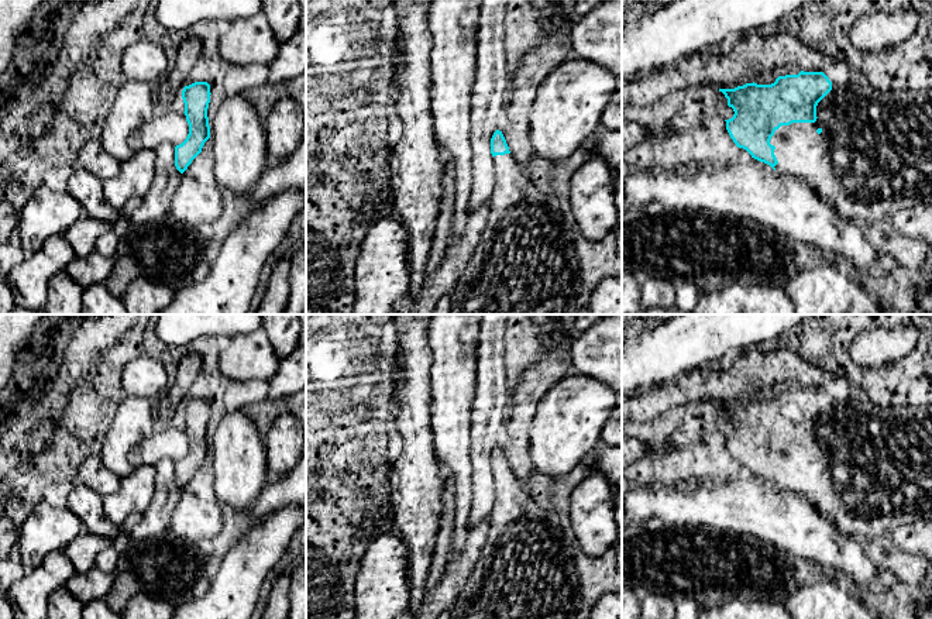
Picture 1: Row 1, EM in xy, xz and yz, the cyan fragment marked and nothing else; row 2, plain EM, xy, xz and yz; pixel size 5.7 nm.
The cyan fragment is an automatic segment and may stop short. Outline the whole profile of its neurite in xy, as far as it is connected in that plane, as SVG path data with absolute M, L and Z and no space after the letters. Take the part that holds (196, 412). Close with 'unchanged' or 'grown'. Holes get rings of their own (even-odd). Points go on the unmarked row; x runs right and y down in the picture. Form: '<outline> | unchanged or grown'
M195 398L182 406L183 429L189 440L189 450L182 460L175 462L175 482L180 489L188 485L210 454L207 433L210 410L210 400L207 398Z | unchanged

